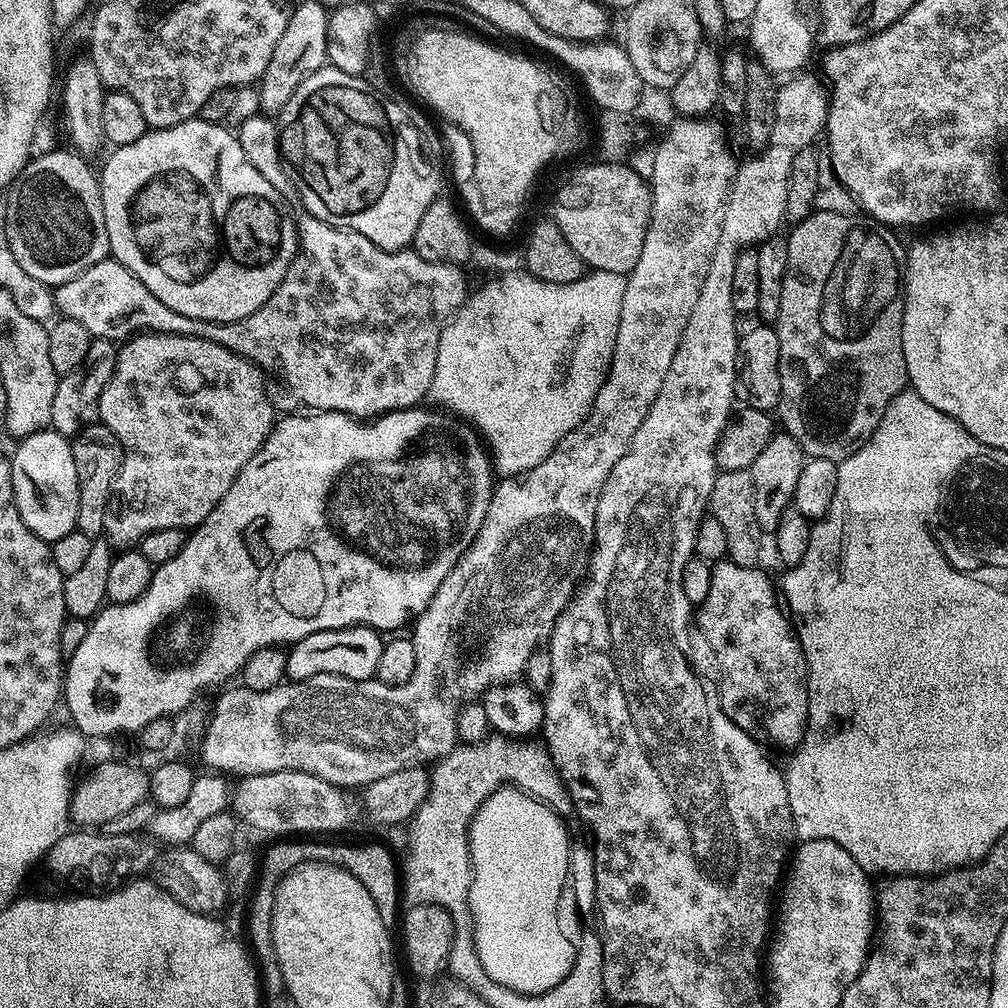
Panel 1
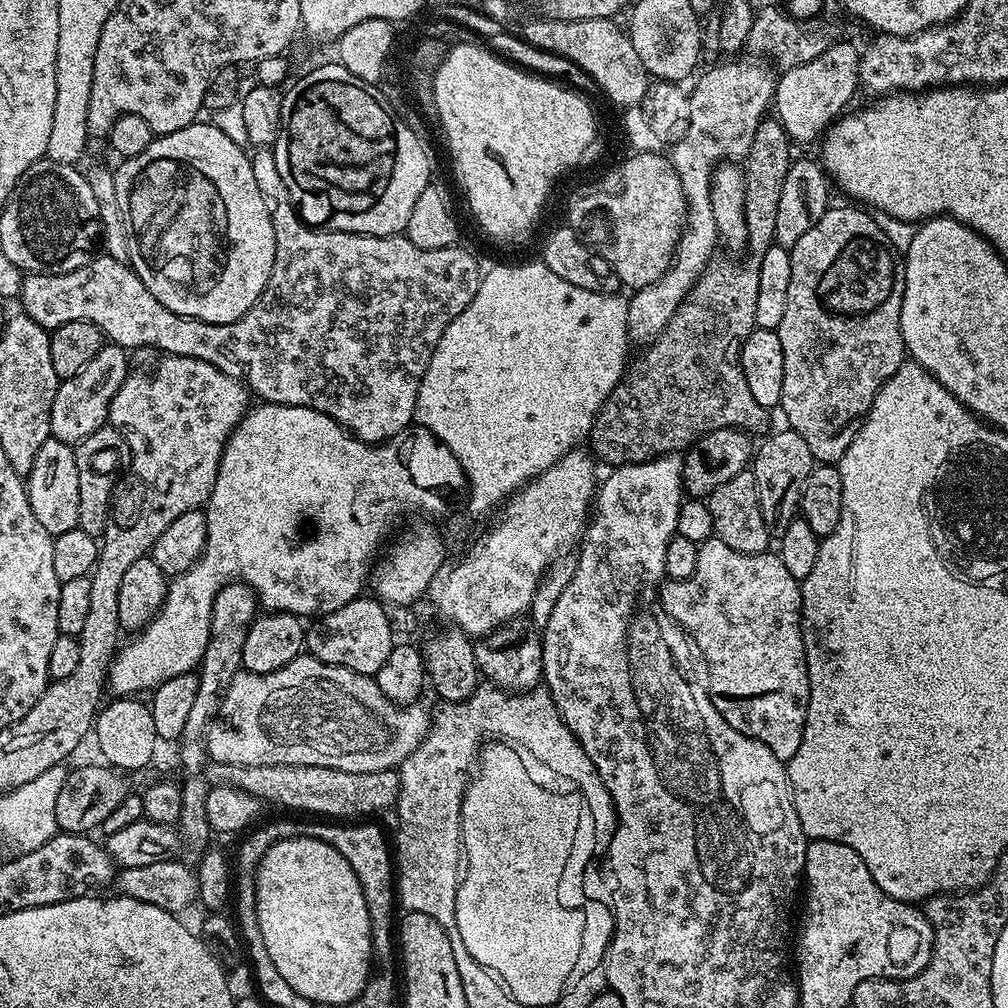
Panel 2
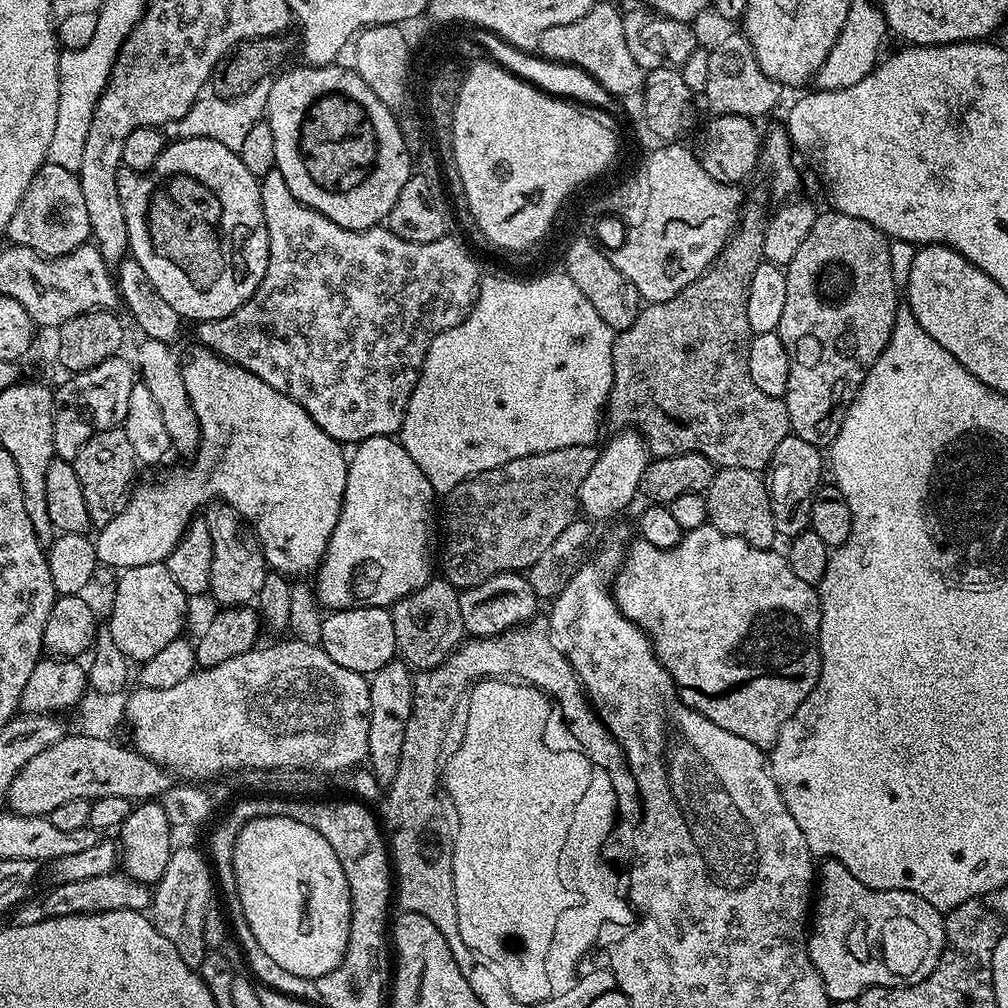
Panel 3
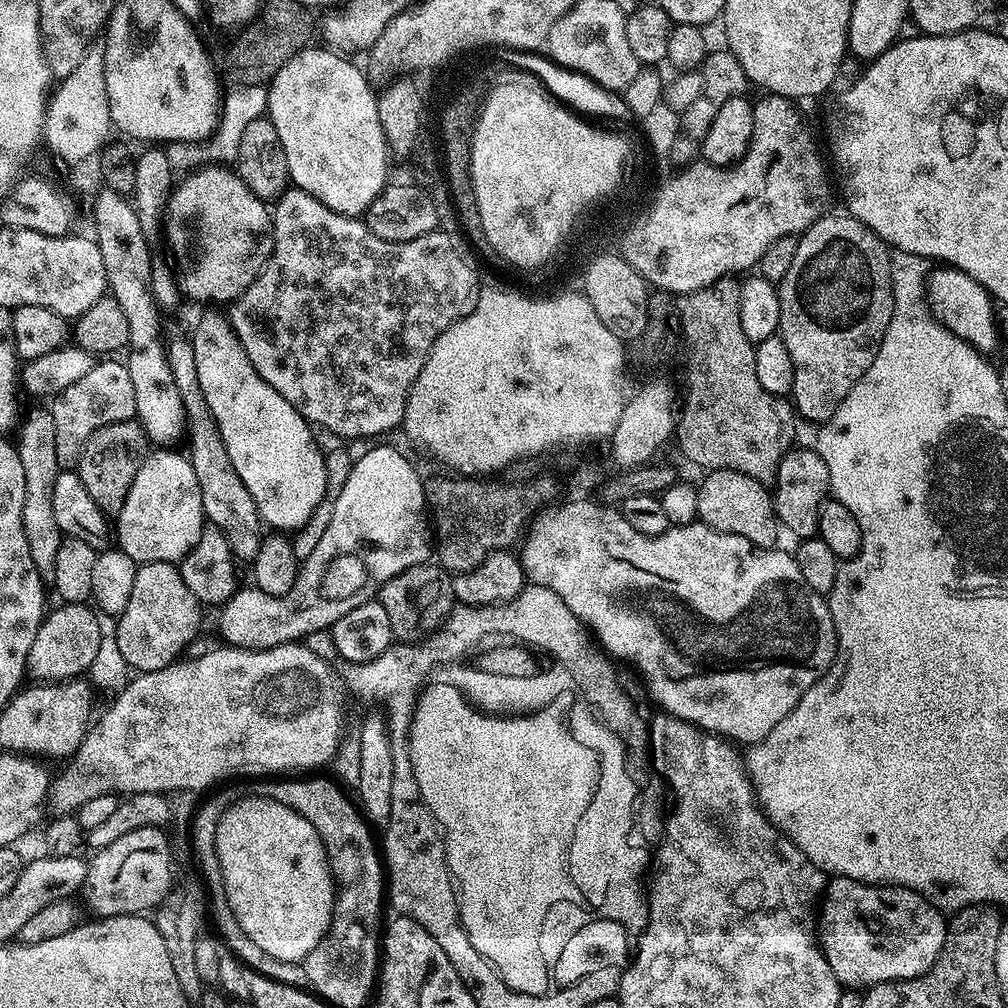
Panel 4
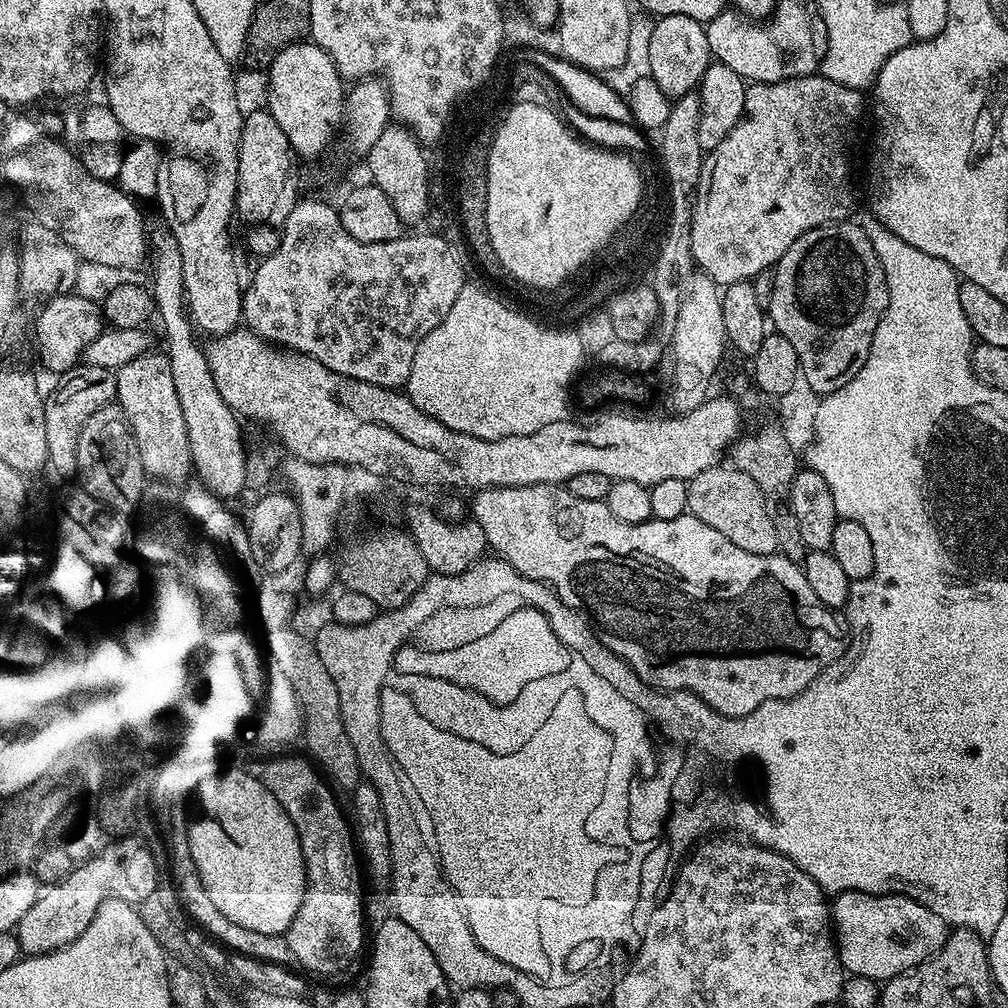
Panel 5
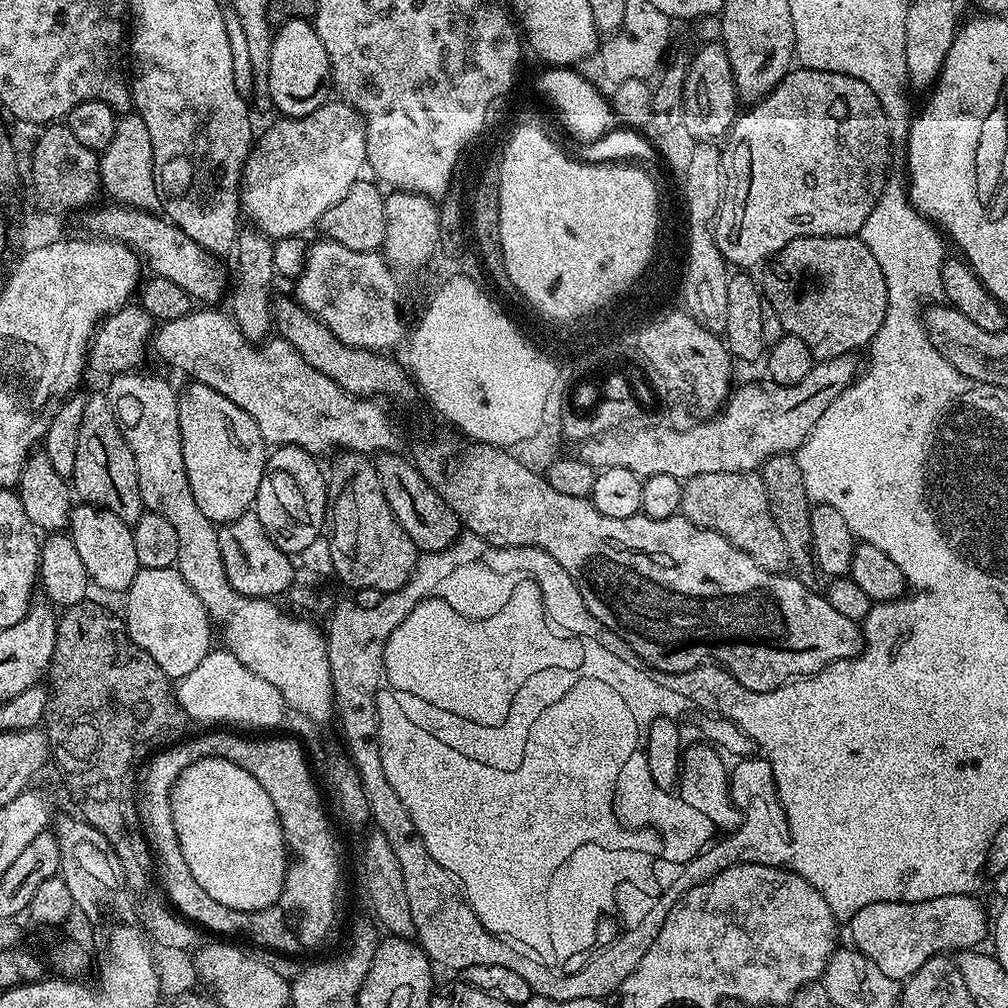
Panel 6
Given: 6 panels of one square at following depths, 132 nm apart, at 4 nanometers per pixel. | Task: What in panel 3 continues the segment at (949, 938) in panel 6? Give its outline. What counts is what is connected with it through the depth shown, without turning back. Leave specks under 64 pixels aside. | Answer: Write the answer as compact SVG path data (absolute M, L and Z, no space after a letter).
M825 859L821 864L824 865L818 868L818 891L808 932L808 957L826 986L829 1001L854 1002L868 988L905 988L908 984L922 982L936 969L944 953L945 917L941 909L906 890L868 888L837 860Z

